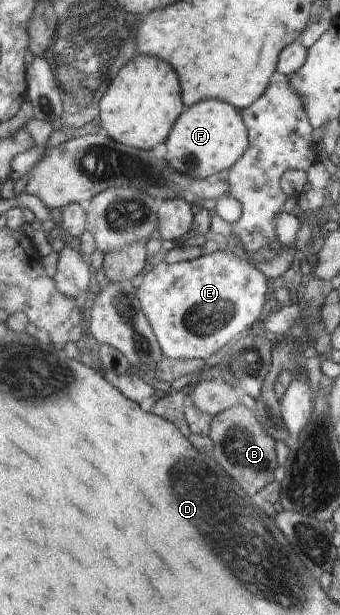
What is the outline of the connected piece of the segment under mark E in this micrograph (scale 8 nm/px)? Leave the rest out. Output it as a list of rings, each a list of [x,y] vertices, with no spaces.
[[[226,250],[175,264],[161,261],[148,270],[136,294],[164,358],[205,361],[260,319],[266,289],[266,277],[254,264]]]

